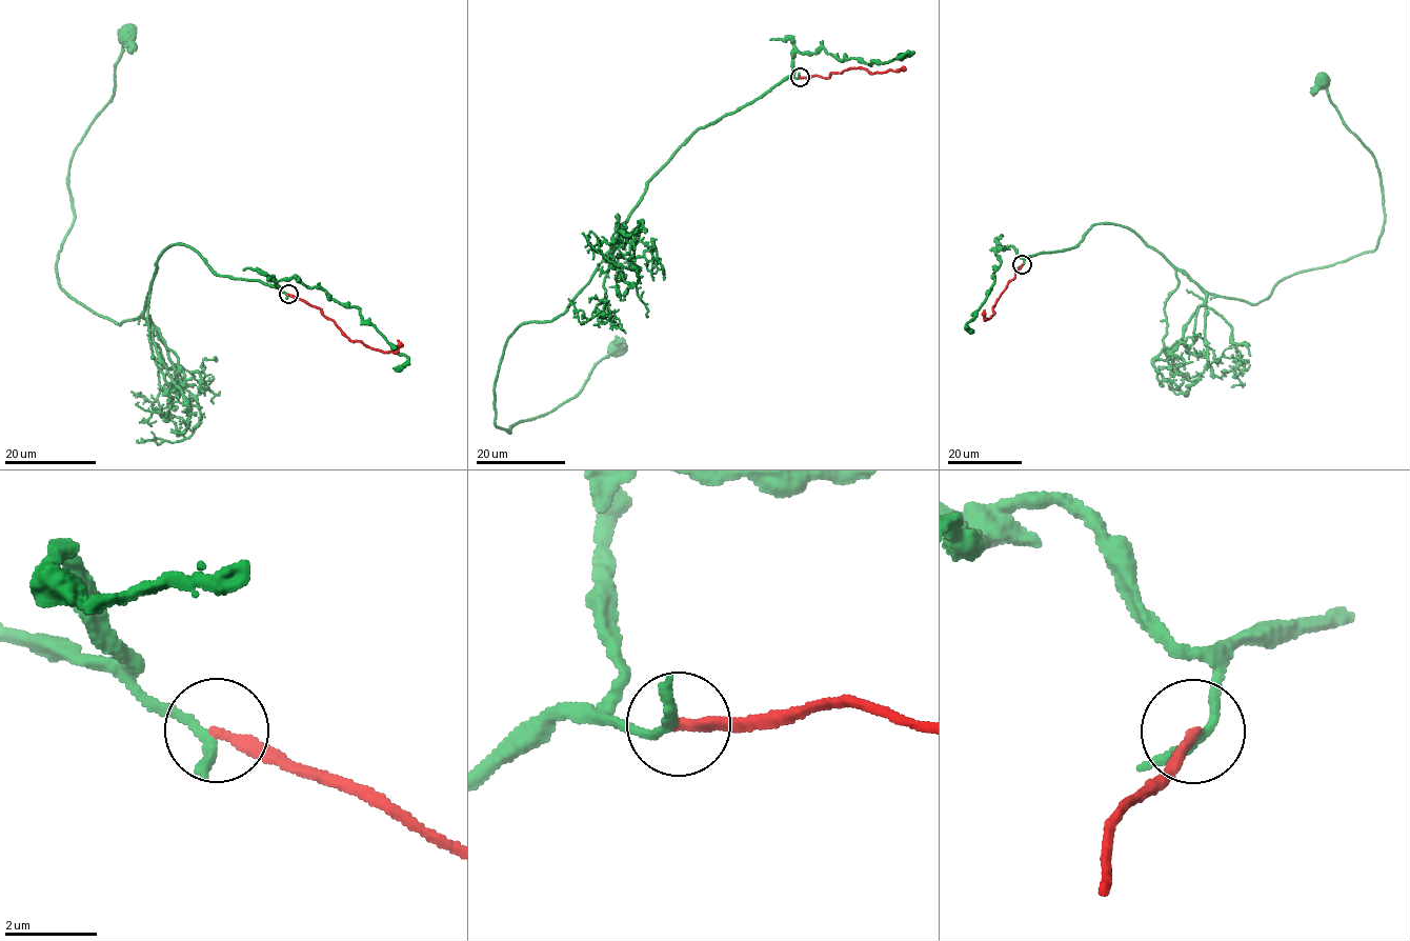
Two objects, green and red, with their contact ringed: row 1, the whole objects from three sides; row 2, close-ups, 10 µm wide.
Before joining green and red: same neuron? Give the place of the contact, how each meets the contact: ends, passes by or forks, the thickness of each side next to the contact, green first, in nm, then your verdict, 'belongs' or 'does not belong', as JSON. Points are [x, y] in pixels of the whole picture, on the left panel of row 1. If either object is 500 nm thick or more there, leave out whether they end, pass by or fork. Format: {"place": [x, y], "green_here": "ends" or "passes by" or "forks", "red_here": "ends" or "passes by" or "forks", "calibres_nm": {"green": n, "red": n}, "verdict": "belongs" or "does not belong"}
{"place": [288, 294], "green_here": "passes by", "red_here": "ends", "calibres_nm": {"green": 200, "red": 240}, "verdict": "does not belong"}

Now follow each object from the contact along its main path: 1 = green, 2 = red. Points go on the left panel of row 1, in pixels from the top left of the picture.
1: (287, 294), (216, 275), (178, 243), (138, 318), (116, 323), (61, 287), (68, 164), (113, 95), (129, 32)
2: (288, 294), (320, 308), (350, 341), (361, 341), (386, 352), (396, 352), (398, 340)

